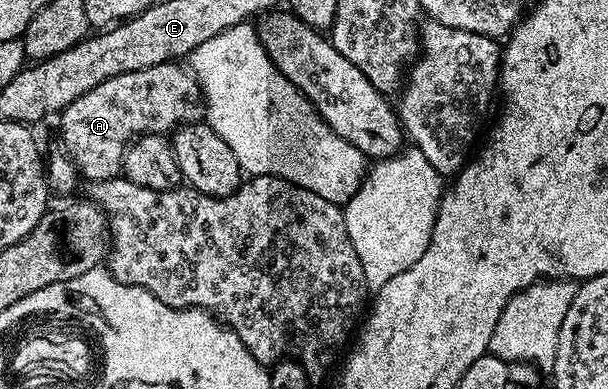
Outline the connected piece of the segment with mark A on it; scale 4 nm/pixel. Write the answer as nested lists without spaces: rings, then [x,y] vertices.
[[[176,62],[155,64],[146,70],[134,70],[126,74],[118,74],[114,78],[106,78],[94,90],[74,98],[59,113],[60,140],[63,151],[76,165],[81,177],[92,176],[96,180],[112,180],[121,175],[124,167],[124,151],[137,136],[145,134],[168,134],[181,122],[196,122],[205,115],[206,109],[202,103],[200,84],[187,67]]]

